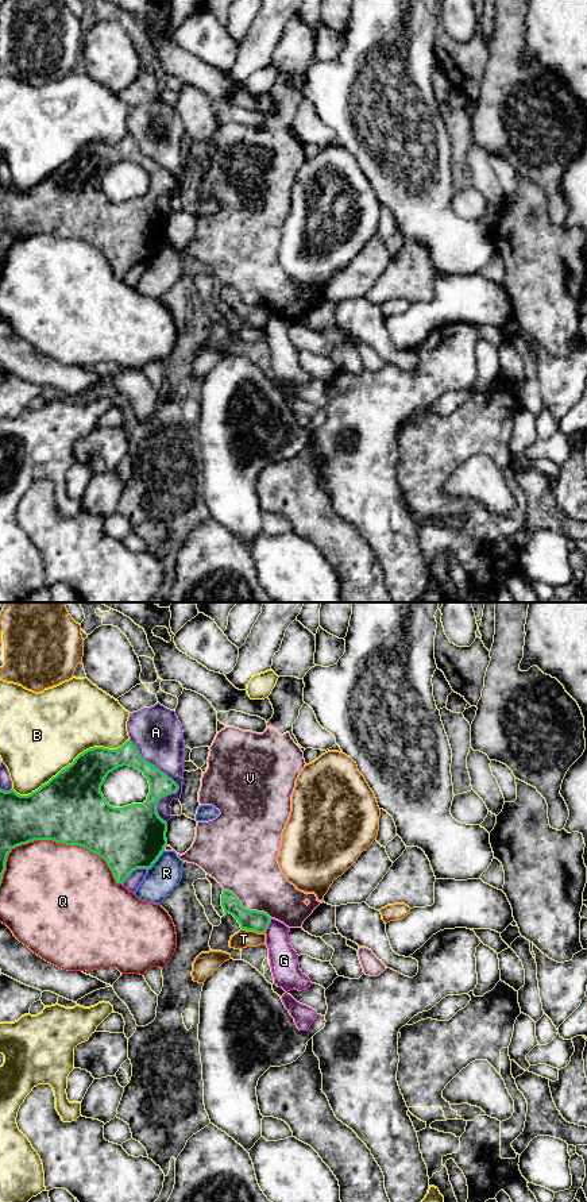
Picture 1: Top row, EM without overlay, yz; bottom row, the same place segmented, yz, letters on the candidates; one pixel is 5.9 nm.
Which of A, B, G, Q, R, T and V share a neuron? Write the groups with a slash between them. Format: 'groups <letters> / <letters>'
groups A / B / G / Q / R / T / V

